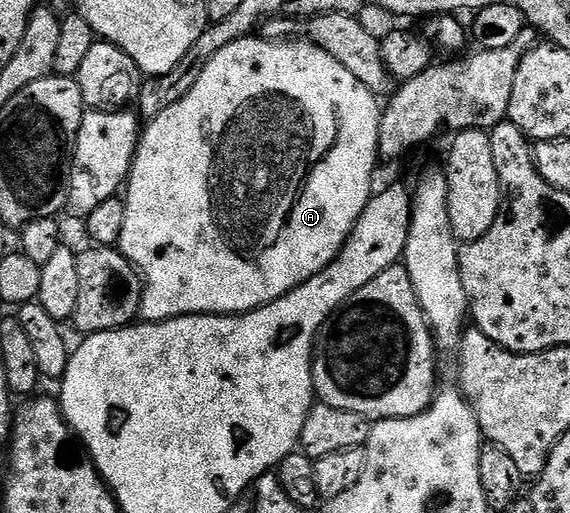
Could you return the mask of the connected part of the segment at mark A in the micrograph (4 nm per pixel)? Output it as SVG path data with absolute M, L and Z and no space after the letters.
M251 35L239 42L231 42L231 46L223 46L223 50L219 50L219 54L215 54L215 58L211 58L207 62L207 66L203 66L203 74L199 74L199 82L195 82L195 86L191 86L191 90L187 94L183 94L183 98L179 98L179 102L175 102L175 106L163 110L163 114L159 114L155 119L144 125L141 140L137 143L137 153L129 171L127 187L123 192L127 219L123 222L123 234L121 235L119 250L136 266L143 277L140 319L145 322L156 322L158 320L170 320L176 316L240 316L243 312L262 308L279 298L283 298L283 294L287 294L303 282L315 278L315 274L323 271L341 253L341 247L347 242L355 222L361 217L365 207L369 205L369 199L375 195L373 171L376 170L377 164L379 165L381 150L381 139L379 138L381 110L382 105L379 103L378 97L374 96L371 90L367 90L367 86L363 86L363 82L359 82L359 78L355 78L355 74L351 74L351 70L347 70L347 66L343 66L343 62L339 62L330 52L320 48L318 44L310 44L308 39L297 38L292 42L278 42Z

